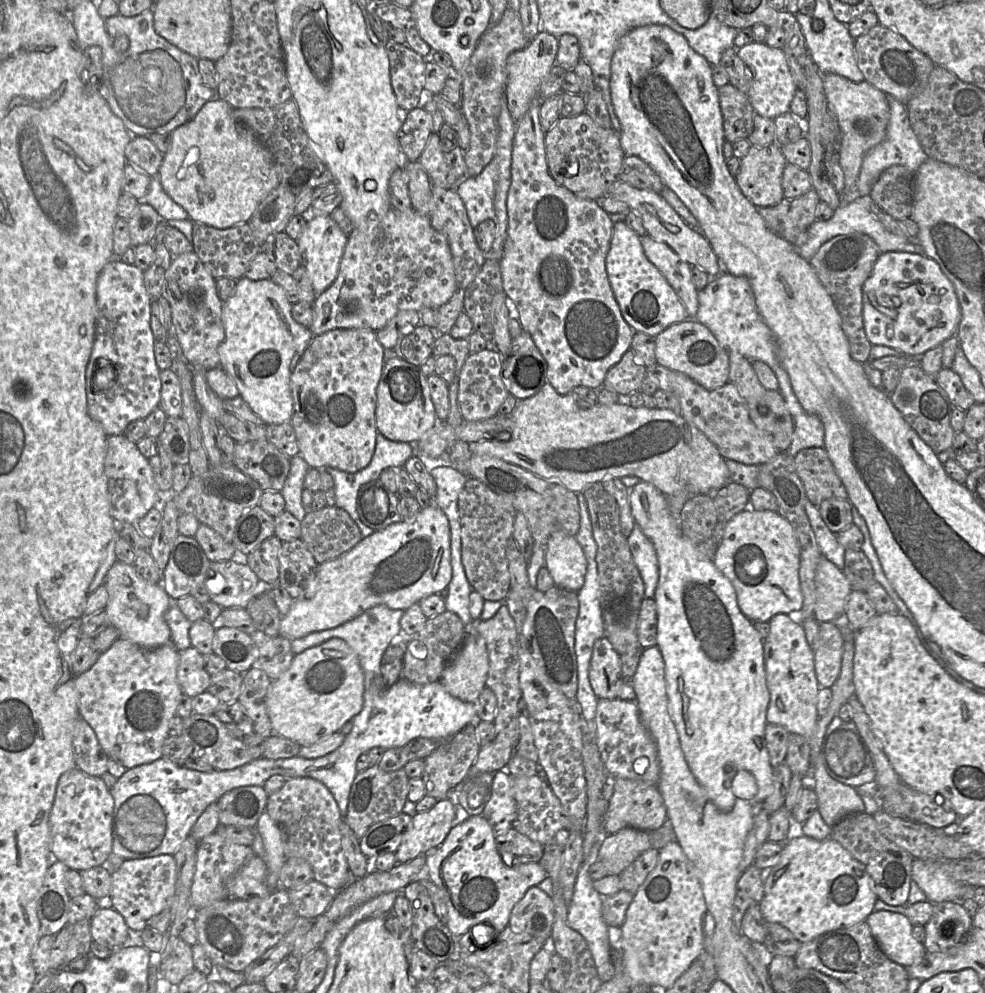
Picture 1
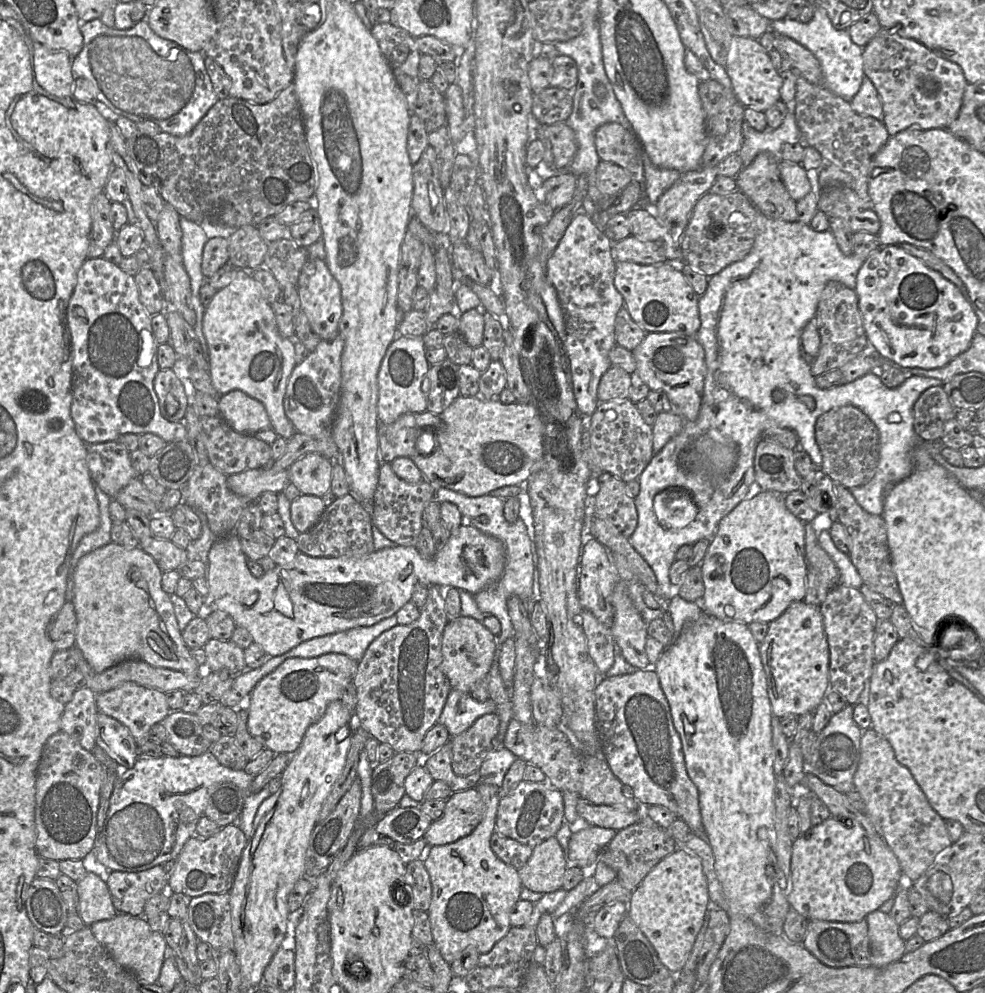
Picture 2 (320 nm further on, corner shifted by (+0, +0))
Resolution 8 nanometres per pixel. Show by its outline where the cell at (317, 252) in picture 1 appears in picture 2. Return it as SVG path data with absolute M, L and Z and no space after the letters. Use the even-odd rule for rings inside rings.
M307 259L299 275L297 292L301 310L305 313L312 330L320 339L332 340L338 336L338 325L342 316L341 289L324 260Z

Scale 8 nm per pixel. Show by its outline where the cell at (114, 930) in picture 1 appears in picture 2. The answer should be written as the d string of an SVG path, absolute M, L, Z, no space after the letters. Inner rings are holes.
M87 872L86 876L77 882L77 891L78 915L86 926L112 919L118 914L106 882L97 874Z

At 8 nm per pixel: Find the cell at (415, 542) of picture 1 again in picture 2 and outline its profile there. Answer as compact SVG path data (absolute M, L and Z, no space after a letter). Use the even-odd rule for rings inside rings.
M463 517L463 524L451 535L444 547L433 558L423 558L414 546L383 548L360 557L312 557L299 552L295 559L284 565L276 565L263 576L254 577L246 564L240 538L235 533L217 538L208 553L206 579L209 594L206 608L227 613L236 626L245 628L254 643L260 645L271 657L282 655L300 643L360 626L372 626L393 616L411 600L417 586L435 585L440 588L455 587L474 595L497 581L504 570L505 549L502 542L482 533Z

